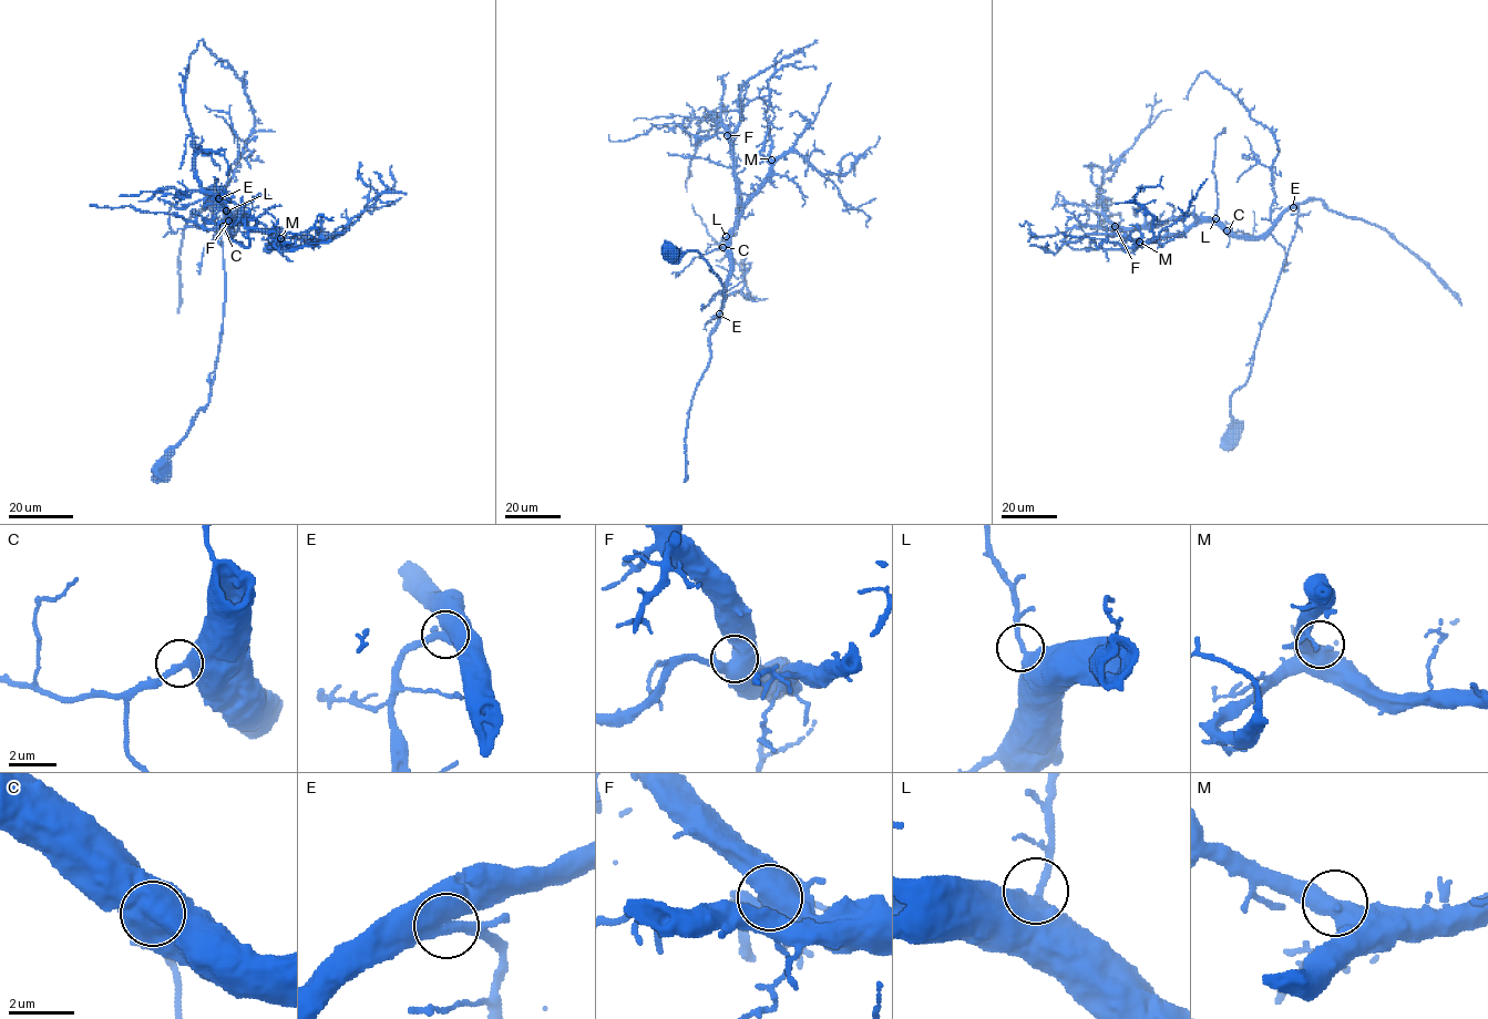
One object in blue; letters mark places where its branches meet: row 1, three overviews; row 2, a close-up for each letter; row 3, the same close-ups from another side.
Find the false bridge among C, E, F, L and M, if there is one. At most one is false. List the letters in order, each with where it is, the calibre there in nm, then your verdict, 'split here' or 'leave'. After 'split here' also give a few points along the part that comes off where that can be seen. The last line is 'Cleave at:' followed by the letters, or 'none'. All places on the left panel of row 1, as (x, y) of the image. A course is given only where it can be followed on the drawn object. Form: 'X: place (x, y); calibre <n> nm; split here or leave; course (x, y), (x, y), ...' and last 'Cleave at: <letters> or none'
C: place (223, 226); calibre 400 nm; leave
E: place (218, 198); calibre 550 nm; leave
F: place (228, 220); calibre 550 nm; leave
L: place (226, 210); calibre 400 nm; leave
M: place (280, 238); calibre 550 nm; leave
Cleave at: none

